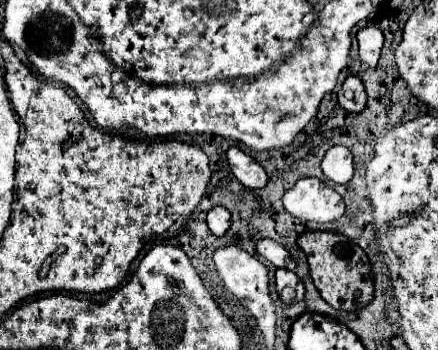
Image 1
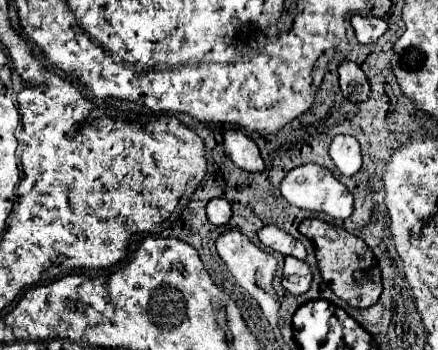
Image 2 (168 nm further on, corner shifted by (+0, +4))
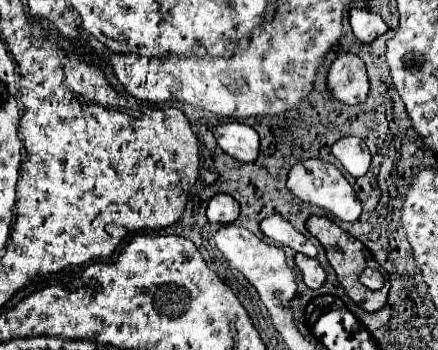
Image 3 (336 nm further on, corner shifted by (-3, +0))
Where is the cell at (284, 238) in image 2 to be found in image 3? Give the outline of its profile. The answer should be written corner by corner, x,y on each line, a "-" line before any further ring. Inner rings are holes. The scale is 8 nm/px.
271,215
267,219
261,221
261,231
265,237
269,237
273,243
277,245
285,245
291,247
297,253
303,253
307,257
315,257
317,249
315,245
305,239
287,219
283,219
281,215

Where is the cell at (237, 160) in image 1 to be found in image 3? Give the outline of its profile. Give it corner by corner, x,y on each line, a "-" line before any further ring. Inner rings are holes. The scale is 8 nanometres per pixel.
225,123
215,127
215,139
219,147
241,163
255,163
259,157
259,135
253,127
243,123

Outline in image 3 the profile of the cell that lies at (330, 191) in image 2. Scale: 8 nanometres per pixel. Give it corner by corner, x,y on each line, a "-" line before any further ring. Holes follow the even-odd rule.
307,159
303,163
297,163
287,177
287,189
301,201
317,205
321,209
331,211
337,219
341,221
355,221
361,215
361,201
357,199
353,187
347,183
347,179
343,177
343,173
331,165
325,163
321,159

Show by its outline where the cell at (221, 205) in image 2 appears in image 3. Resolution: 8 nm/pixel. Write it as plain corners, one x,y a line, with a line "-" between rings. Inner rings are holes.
217,193
207,207
207,219
209,223
219,223
219,225
227,225
233,223
239,217
239,203
225,195
225,193

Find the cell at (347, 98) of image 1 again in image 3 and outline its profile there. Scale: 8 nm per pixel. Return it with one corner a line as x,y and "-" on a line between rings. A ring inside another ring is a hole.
353,53
339,55
333,61
327,73
327,83
329,83
333,97
347,105
363,103
369,93
365,63

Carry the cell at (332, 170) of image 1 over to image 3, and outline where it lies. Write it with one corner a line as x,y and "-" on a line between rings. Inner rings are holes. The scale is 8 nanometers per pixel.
343,137
333,145
333,155
339,159
339,163
353,175
363,177
369,169
371,155
363,139
359,137

